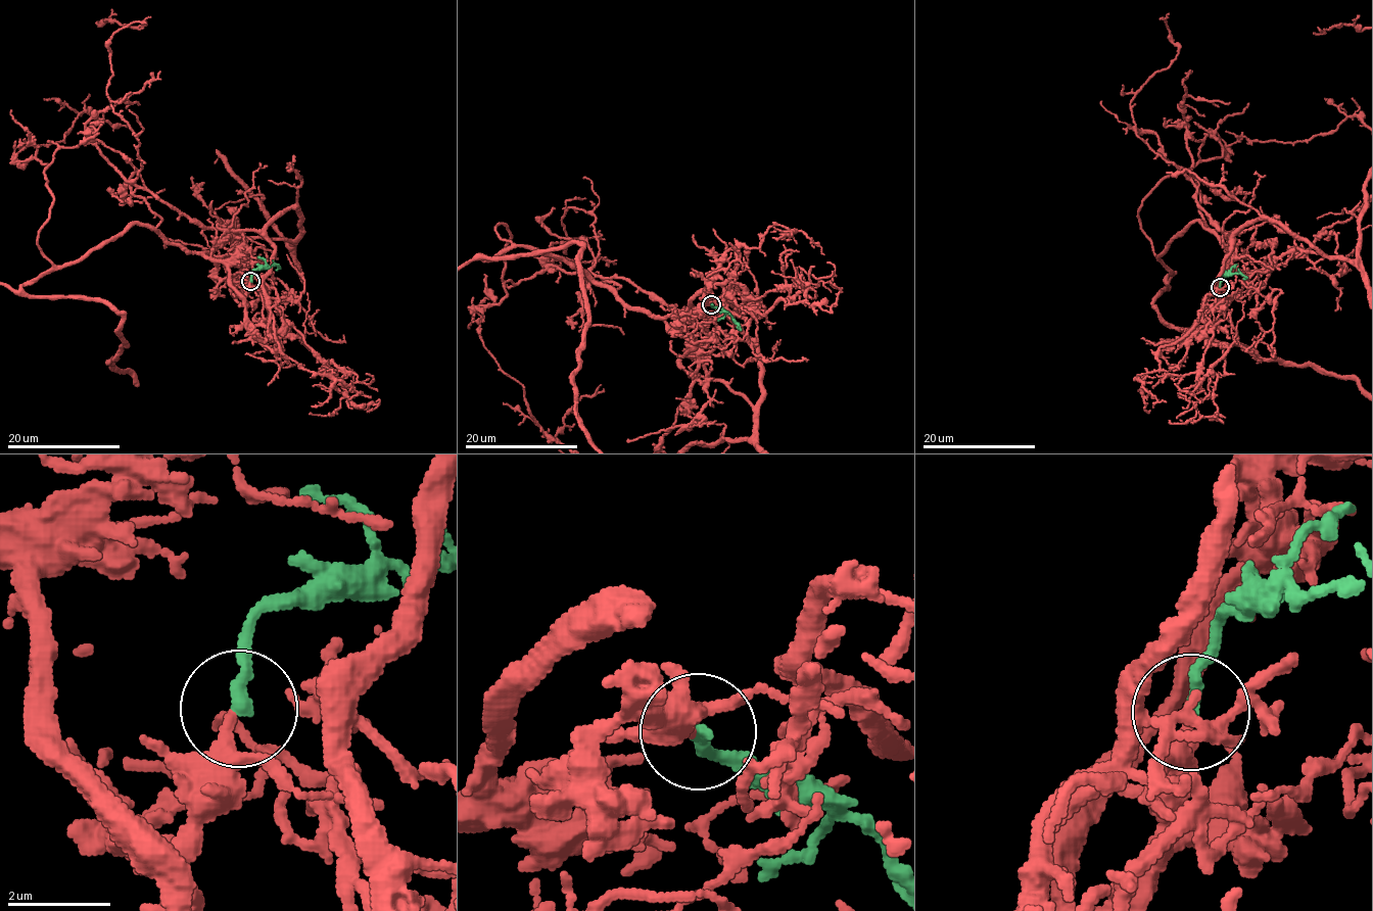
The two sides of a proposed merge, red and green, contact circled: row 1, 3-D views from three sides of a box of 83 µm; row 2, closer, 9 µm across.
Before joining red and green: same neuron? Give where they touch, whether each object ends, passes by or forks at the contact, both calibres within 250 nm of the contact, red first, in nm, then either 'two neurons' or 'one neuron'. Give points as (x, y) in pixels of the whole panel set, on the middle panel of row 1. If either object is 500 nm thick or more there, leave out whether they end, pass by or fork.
place (711, 304); red passes by; green ends; calibres 220 and 240 nm; one neuron

